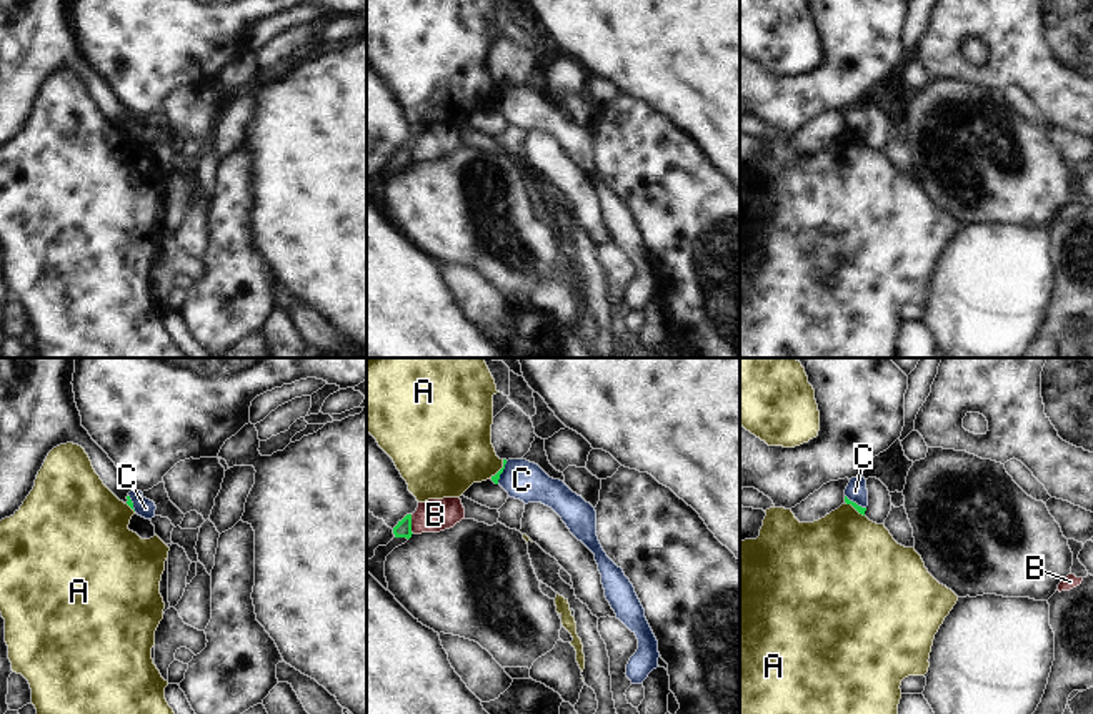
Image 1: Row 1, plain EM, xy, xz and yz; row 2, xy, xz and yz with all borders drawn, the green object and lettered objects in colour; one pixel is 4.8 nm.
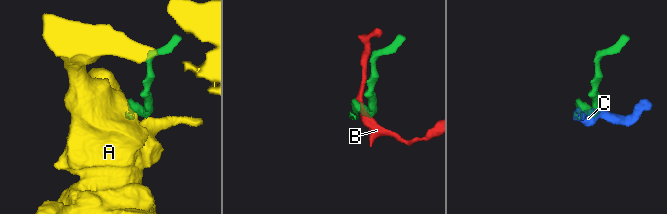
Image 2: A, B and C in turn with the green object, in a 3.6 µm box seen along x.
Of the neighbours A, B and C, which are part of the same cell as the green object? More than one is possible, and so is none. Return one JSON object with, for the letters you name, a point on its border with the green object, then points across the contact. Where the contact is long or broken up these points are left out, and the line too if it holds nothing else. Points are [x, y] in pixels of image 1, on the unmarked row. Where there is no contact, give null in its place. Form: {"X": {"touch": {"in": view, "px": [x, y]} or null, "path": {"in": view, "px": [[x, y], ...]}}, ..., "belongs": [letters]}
{"C": {"touch": {"in": "xz", "px": [502, 99]}, "path": {"in": "xz", "px": [[495, 105], [502, 99], [522, 107]]}}, "belongs": ["C"]}

